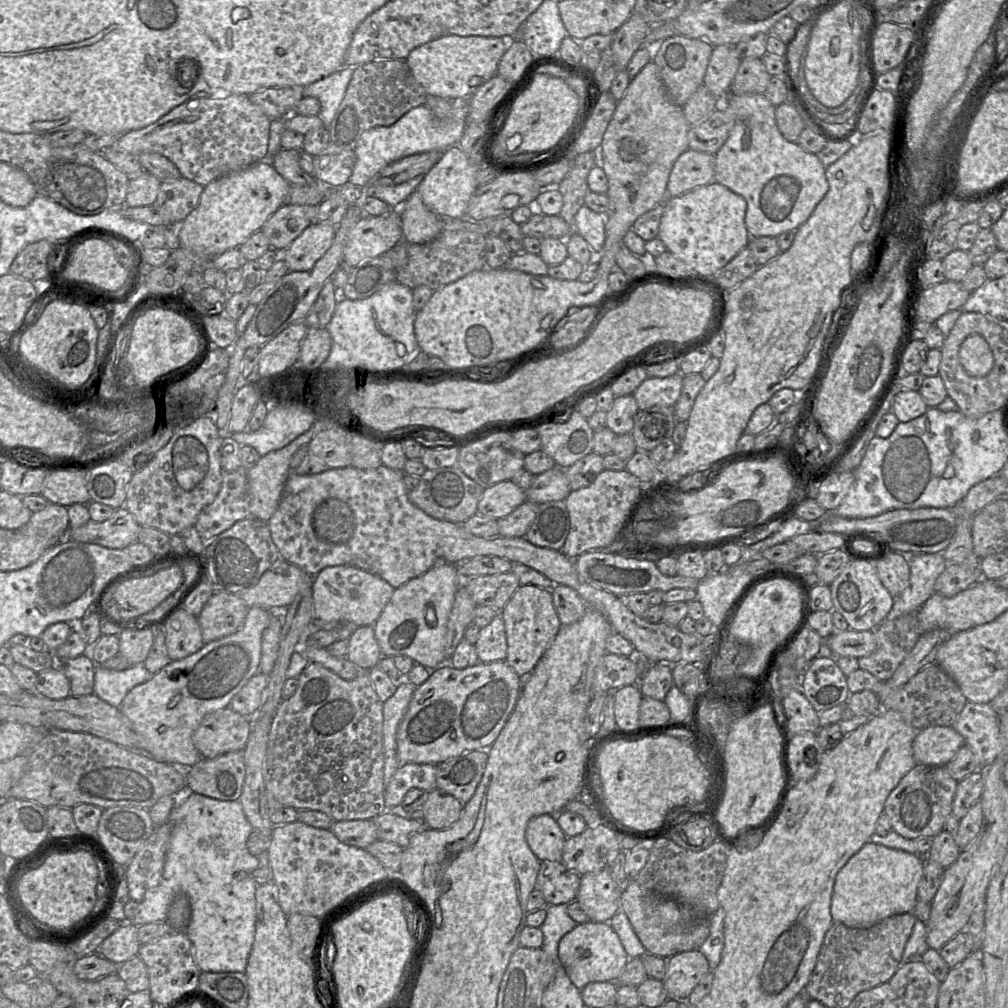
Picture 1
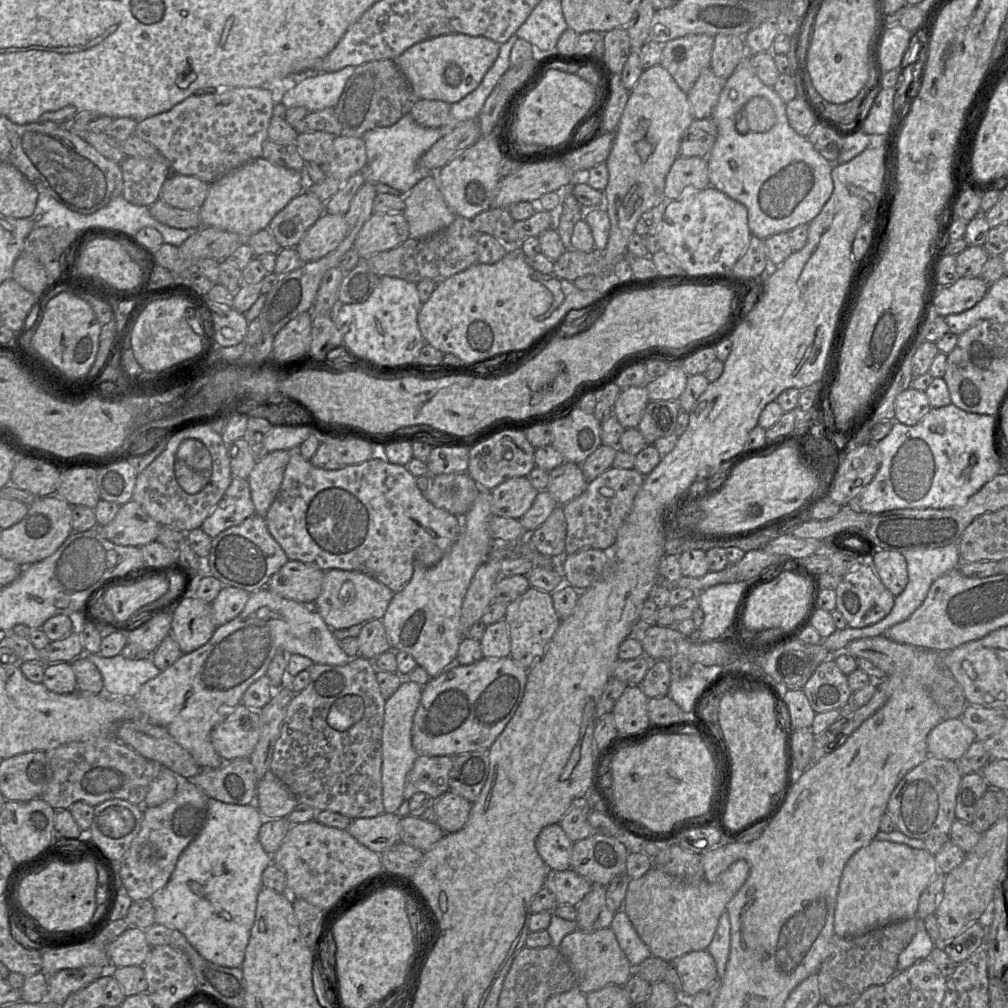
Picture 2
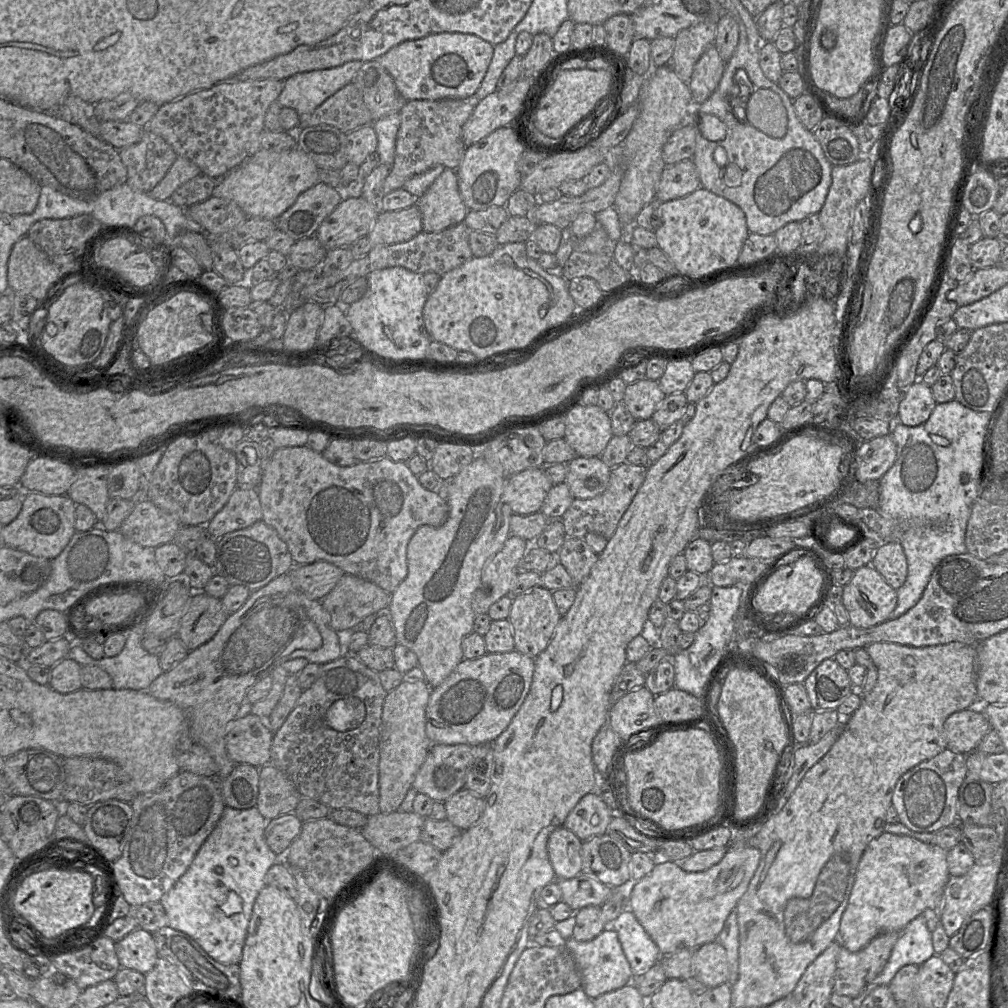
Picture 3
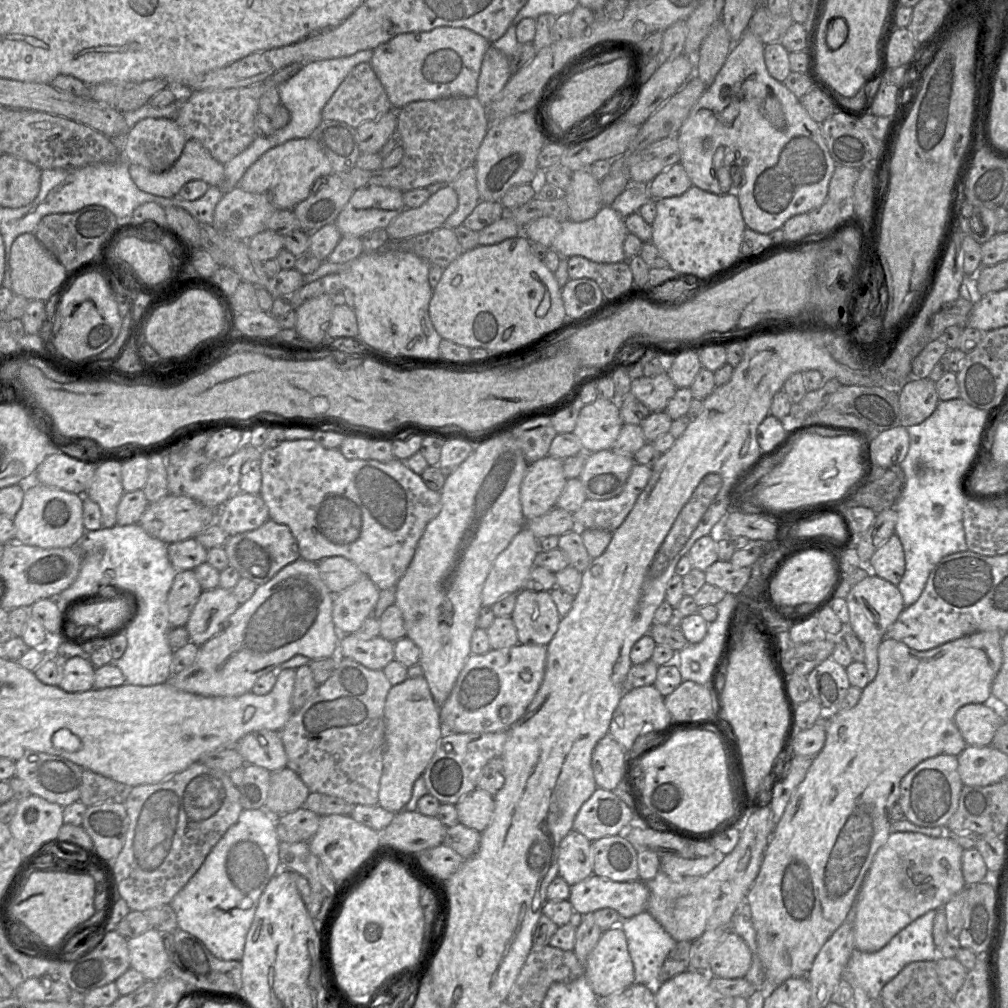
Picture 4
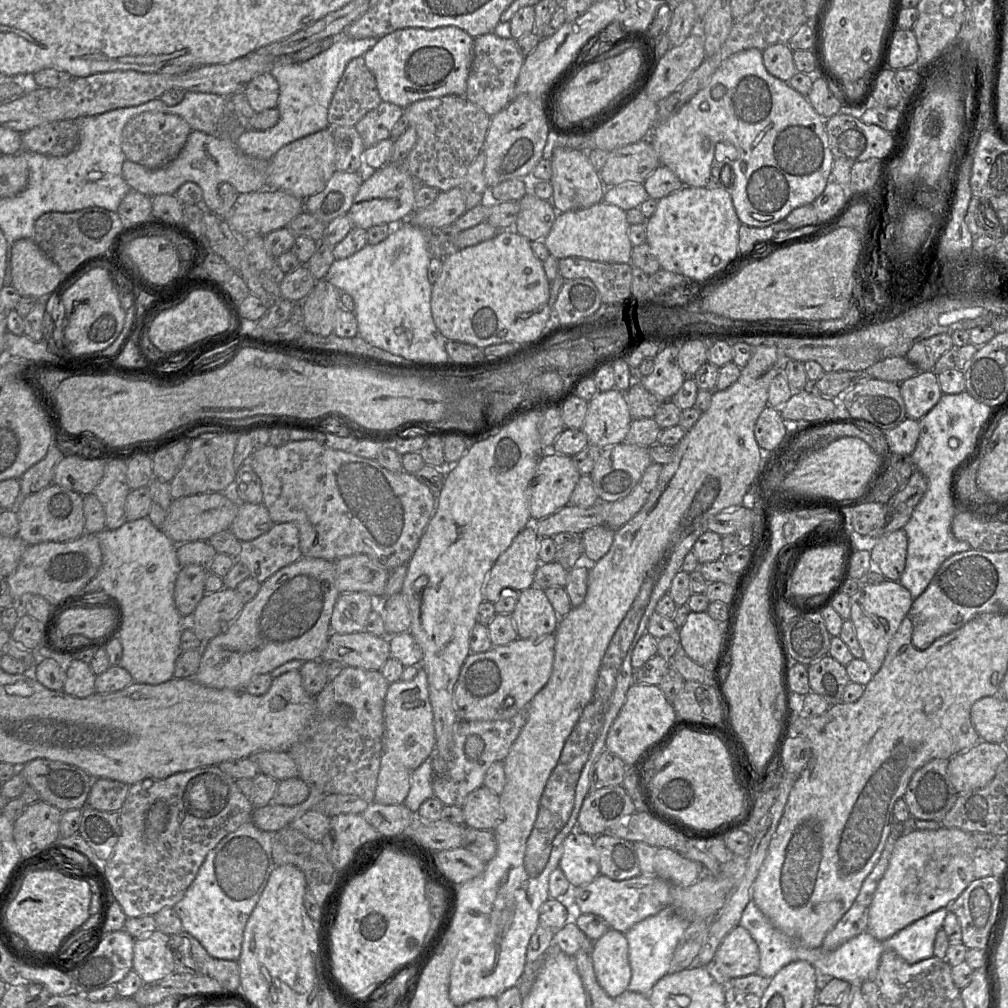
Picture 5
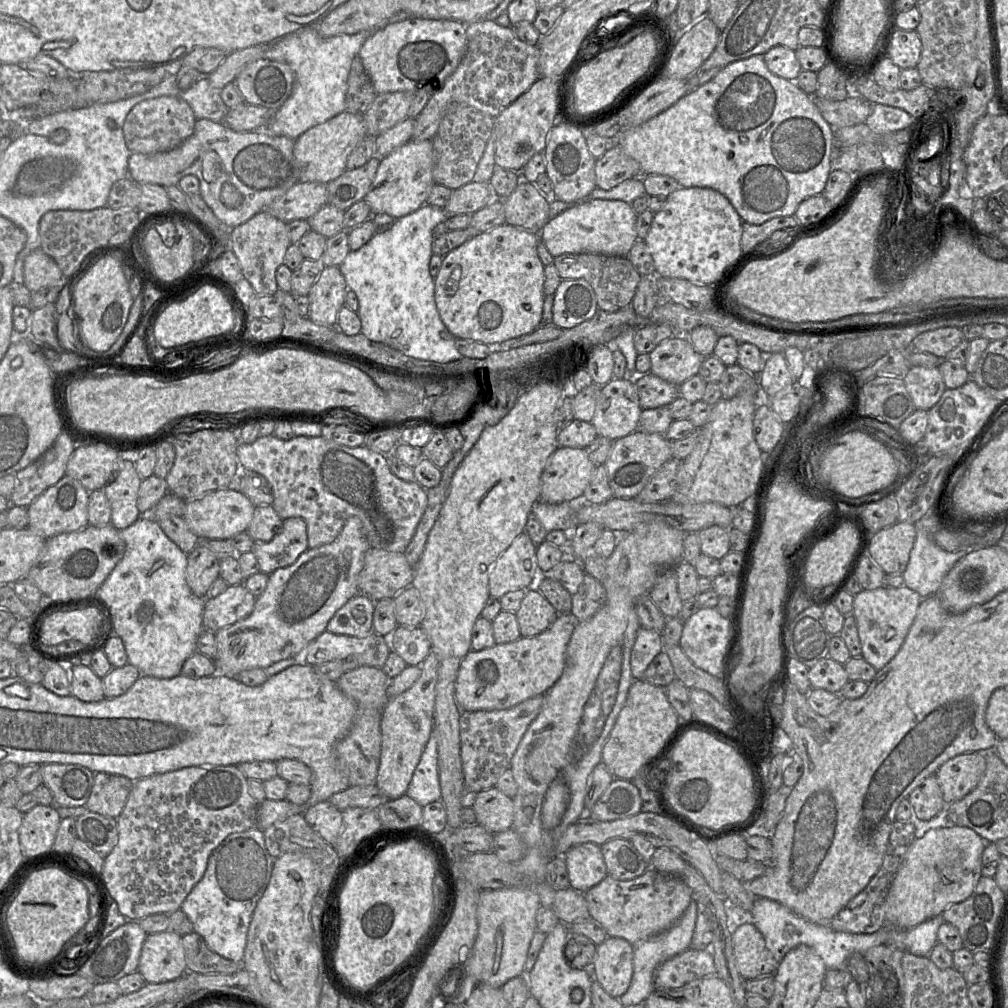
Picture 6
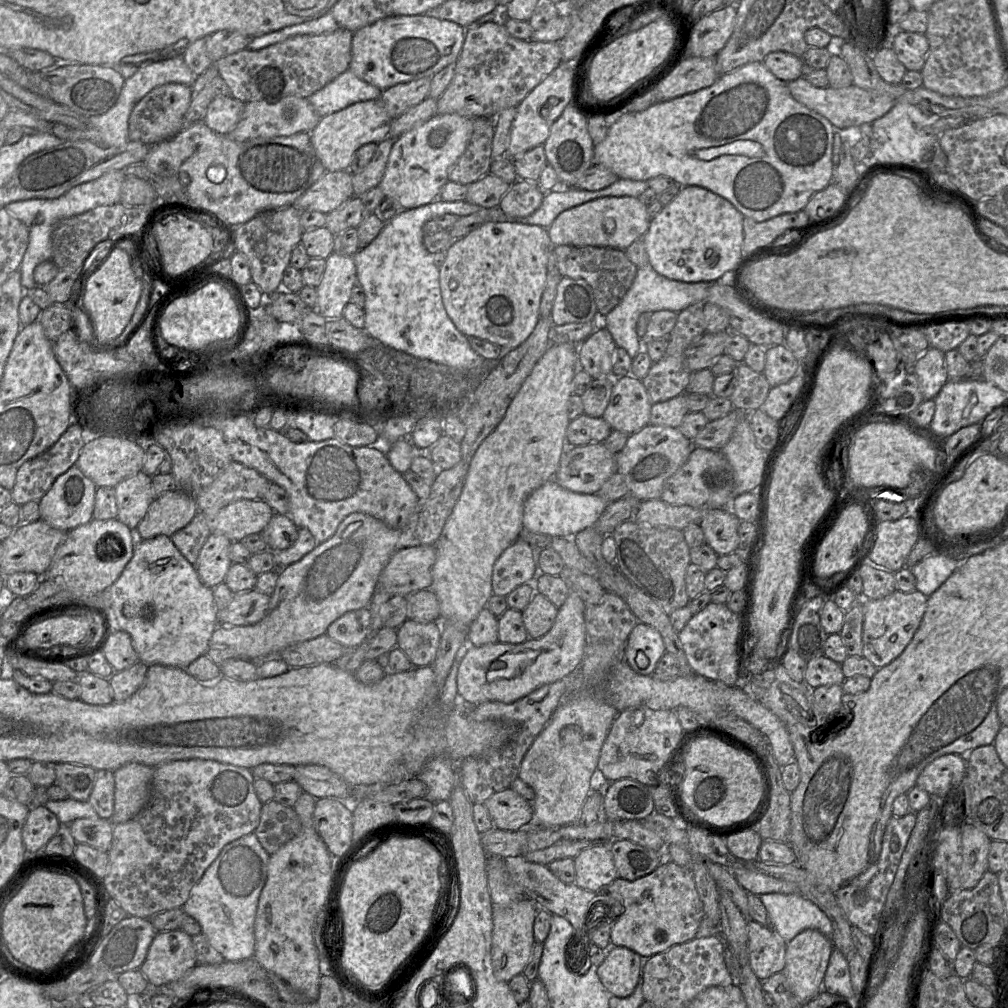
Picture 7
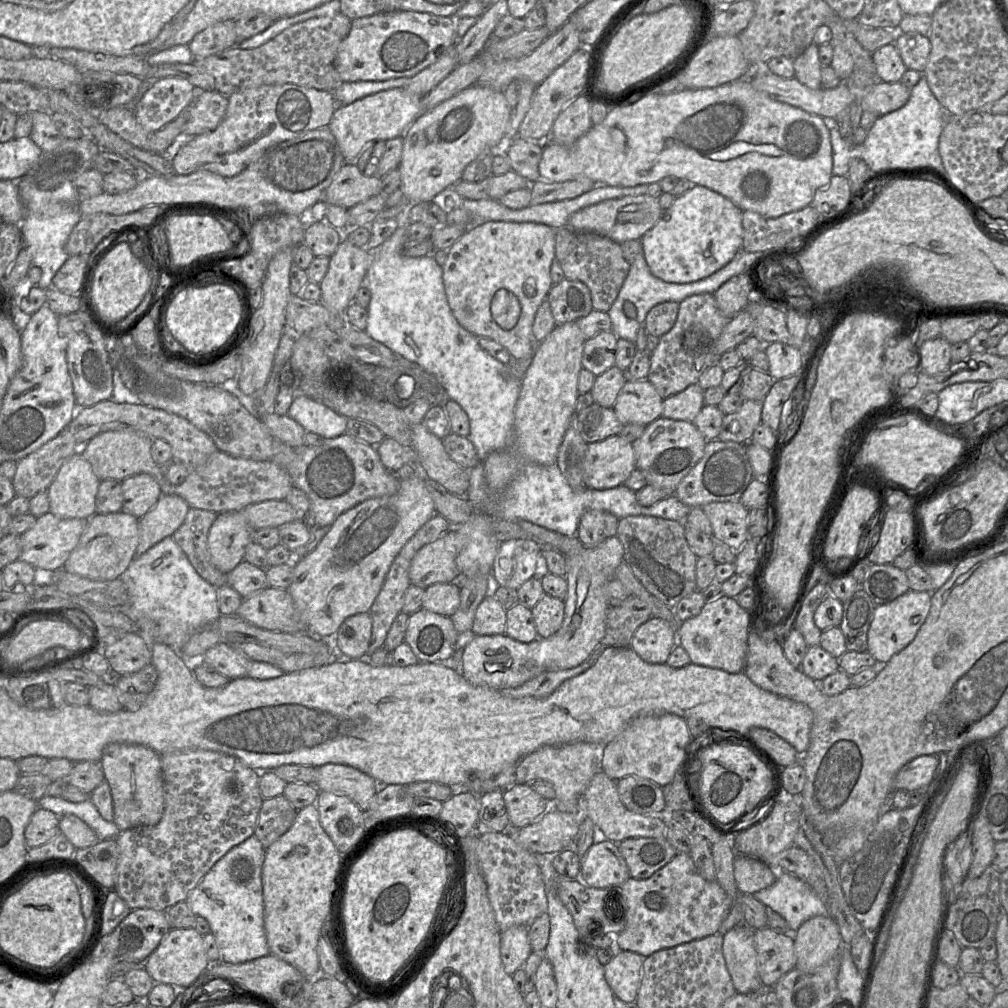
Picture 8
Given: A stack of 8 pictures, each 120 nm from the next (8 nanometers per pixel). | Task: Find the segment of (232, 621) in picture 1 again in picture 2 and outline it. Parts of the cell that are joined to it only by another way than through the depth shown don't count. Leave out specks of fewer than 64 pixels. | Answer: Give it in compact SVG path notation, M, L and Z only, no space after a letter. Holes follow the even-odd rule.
M223 587L211 603L215 625L222 626L237 617L243 611L249 595L240 588Z

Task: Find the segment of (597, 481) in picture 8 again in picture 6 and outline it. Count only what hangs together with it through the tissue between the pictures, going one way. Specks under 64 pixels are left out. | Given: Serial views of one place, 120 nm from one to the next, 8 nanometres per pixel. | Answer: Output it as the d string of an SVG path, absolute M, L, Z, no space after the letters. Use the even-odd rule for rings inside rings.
M559 446L542 472L540 500L561 503L583 498L595 468L585 448Z

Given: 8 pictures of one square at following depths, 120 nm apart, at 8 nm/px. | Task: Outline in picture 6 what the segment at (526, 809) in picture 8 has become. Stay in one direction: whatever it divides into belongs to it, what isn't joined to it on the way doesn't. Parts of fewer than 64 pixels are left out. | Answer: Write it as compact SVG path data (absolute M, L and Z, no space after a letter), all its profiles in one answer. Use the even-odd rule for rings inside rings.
M496 787L480 792L471 808L476 813L478 825L491 834L507 831L513 826L513 800Z

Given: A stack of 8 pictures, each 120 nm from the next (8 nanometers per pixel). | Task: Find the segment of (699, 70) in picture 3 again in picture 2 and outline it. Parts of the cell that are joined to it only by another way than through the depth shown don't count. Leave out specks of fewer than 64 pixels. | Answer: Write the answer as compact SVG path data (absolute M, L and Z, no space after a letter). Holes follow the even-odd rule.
M710 67L705 68L688 93L694 119L711 118L724 85Z

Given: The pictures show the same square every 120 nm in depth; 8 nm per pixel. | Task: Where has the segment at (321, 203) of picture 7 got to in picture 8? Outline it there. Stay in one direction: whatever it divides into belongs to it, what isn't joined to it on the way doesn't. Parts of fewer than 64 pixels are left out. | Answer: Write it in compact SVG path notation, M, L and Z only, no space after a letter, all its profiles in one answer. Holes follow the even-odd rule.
M345 163L324 192L322 200L349 209L381 191L380 177L366 176L355 163Z

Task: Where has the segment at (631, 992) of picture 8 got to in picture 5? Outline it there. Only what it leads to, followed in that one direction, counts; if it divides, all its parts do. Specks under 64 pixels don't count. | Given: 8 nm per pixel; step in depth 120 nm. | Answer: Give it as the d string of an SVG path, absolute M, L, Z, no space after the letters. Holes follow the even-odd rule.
M609 929L593 942L592 963L597 981L611 998L627 990L631 980L629 948L625 933Z

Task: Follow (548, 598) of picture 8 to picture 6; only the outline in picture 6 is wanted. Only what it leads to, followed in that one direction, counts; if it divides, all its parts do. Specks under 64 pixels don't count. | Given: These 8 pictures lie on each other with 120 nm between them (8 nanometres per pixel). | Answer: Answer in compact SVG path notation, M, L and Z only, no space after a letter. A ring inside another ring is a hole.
M527 589L516 612L521 636L532 637L549 628L558 617L558 611L536 589Z

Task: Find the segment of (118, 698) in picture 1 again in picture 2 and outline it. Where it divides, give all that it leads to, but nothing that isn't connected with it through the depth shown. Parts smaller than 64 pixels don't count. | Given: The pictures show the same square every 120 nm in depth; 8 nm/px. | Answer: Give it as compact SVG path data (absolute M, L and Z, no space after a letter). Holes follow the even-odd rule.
M85 653L78 658L87 658L101 673L105 694L134 698L142 685L160 674L151 658L131 660L118 654L105 658Z

